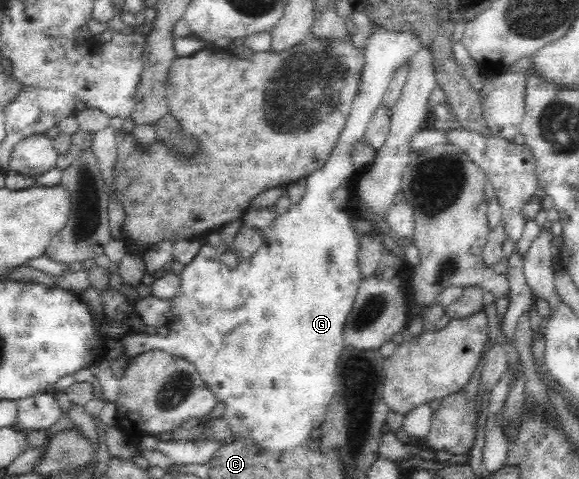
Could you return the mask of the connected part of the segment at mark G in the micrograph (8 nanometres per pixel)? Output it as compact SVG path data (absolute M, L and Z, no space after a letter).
M382 27L375 28L373 34L366 42L366 63L364 73L362 74L362 91L358 95L358 101L356 101L356 105L354 105L351 111L347 126L342 132L333 154L330 156L330 161L322 169L318 169L306 177L302 199L298 203L292 203L288 212L277 216L268 227L263 229L262 243L250 257L238 260L236 265L230 266L222 263L219 259L210 259L198 254L194 261L185 265L183 270L178 274L180 276L178 289L168 299L171 305L169 318L165 324L168 327L168 333L166 333L166 337L162 336L162 339L156 339L156 341L160 341L160 345L164 345L164 347L158 347L158 349L173 356L183 357L191 364L194 364L202 381L206 384L206 388L210 389L210 392L218 398L218 404L222 404L222 408L224 408L222 420L228 424L228 428L230 428L232 434L236 435L237 438L244 438L245 440L254 442L254 445L259 448L270 450L274 453L286 452L289 449L297 448L298 445L309 440L310 434L316 428L320 428L328 404L333 399L338 367L337 361L343 350L342 327L344 327L344 319L346 319L352 308L354 295L356 295L356 291L358 291L358 287L360 287L363 279L358 259L359 247L361 246L359 242L360 236L356 234L354 227L350 224L352 223L352 217L348 215L346 210L336 209L334 202L330 199L330 195L334 189L338 189L338 186L346 185L348 179L356 173L349 163L348 146L346 145L350 145L356 137L360 137L362 133L365 133L366 123L368 123L368 119L370 119L374 108L384 98L388 83L392 79L392 73L396 72L397 67L402 65L402 63L409 61L410 57L415 55L420 47L422 47L422 41L420 40L420 36L418 36L418 32L414 30L414 27L411 27L410 30L398 32L390 32L384 30Z

